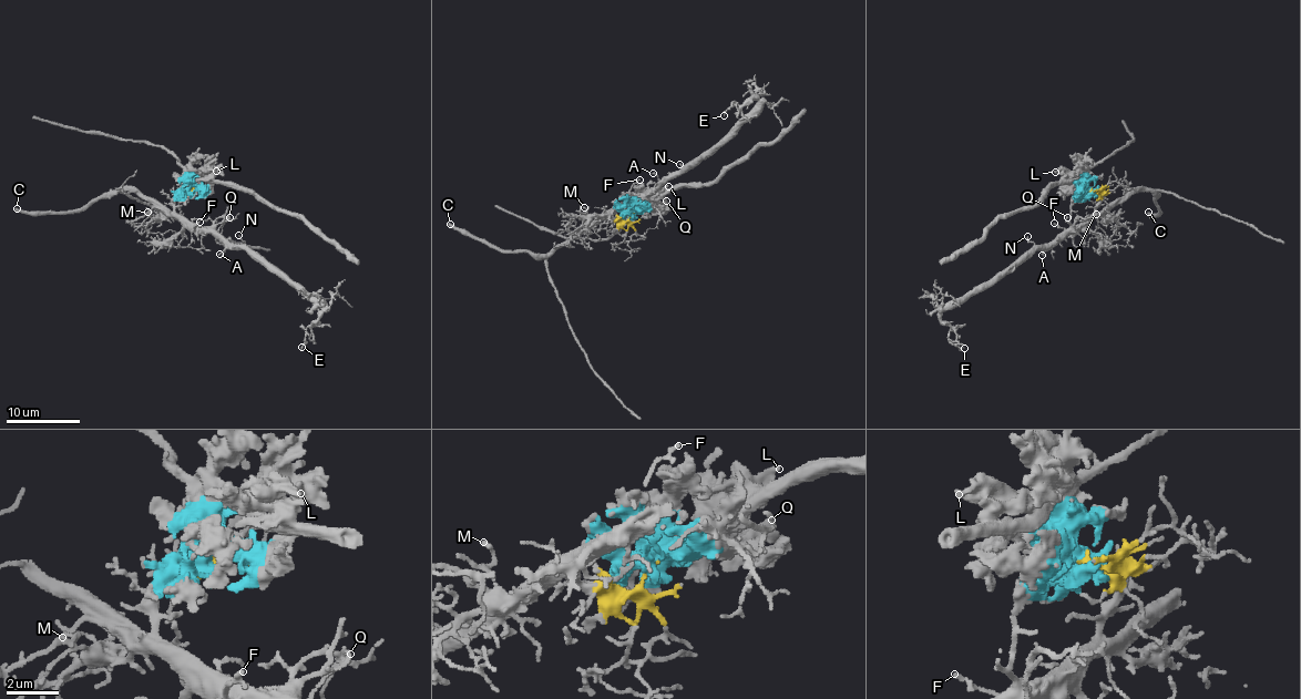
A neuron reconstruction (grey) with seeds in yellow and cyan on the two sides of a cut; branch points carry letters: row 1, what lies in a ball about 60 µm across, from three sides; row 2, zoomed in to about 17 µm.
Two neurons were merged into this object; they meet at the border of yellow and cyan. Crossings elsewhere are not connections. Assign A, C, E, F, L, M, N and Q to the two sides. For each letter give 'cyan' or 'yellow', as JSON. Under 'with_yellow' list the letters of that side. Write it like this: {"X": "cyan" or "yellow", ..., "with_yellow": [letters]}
{"A": "yellow", "C": "yellow", "E": "yellow", "F": "yellow", "L": "cyan", "M": "yellow", "N": "yellow", "Q": "yellow", "with_yellow": ["A", "C", "E", "F", "M", "N", "Q"]}

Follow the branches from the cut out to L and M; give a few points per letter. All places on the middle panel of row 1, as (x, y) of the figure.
L: (632, 213), (646, 207), (668, 186)
M: (632, 213), (625, 220), (608, 215), (594, 222), (586, 216), (586, 209), (583, 207)

